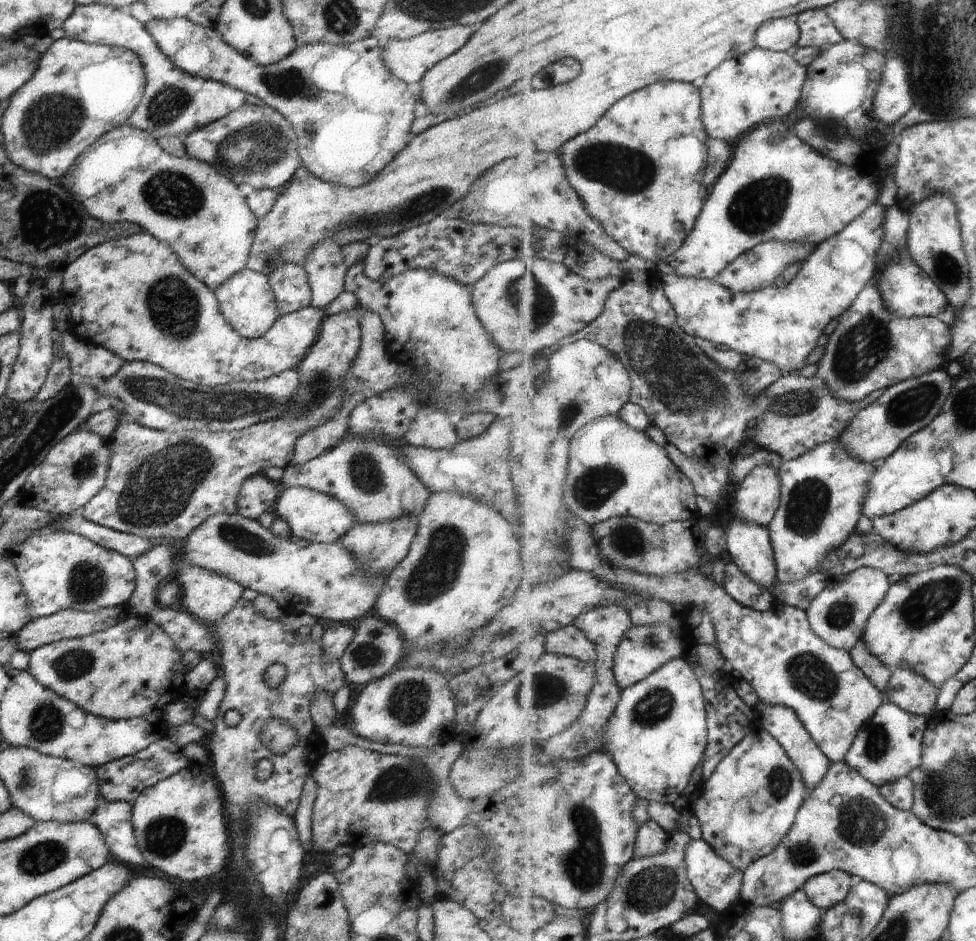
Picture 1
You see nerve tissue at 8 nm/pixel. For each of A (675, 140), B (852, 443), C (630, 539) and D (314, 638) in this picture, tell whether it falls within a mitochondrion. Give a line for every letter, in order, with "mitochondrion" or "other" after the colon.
A: other
B: other
C: mitochondrion
D: other

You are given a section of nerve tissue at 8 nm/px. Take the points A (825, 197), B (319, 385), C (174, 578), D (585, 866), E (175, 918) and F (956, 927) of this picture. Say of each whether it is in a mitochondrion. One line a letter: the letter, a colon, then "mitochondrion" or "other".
A: other
B: mitochondrion
C: other
D: mitochondrion
E: other
F: other

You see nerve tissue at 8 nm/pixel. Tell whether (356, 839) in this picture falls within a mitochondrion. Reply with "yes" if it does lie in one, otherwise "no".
no

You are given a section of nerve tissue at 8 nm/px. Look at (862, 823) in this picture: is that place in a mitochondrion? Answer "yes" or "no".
yes

